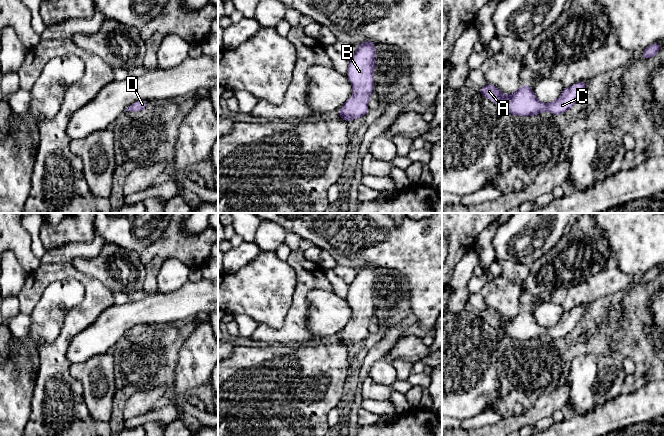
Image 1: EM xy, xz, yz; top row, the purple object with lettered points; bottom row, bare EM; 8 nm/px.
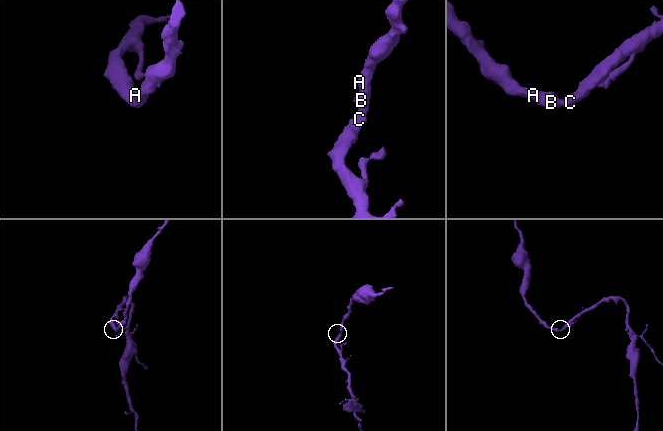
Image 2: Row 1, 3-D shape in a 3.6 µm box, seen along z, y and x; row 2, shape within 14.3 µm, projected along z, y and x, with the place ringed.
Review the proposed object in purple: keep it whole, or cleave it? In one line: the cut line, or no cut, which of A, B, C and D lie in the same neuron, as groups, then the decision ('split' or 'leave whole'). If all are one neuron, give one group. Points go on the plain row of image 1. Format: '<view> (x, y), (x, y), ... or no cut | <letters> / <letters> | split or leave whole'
no cut | A B C D | leave whole

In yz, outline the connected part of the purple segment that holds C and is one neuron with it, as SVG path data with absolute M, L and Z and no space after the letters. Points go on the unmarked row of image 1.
M580 305L564 312L559 322L550 328L540 326L533 312L526 308L522 308L512 319L504 319L498 311L490 307L477 314L496 329L502 328L509 338L515 340L536 340L543 335L549 335L552 339L560 339L575 329L587 307L588 305Z

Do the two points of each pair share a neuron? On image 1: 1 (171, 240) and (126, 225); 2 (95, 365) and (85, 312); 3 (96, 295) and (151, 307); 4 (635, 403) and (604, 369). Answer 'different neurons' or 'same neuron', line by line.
1: different neurons
2: different neurons
3: different neurons
4: different neurons

